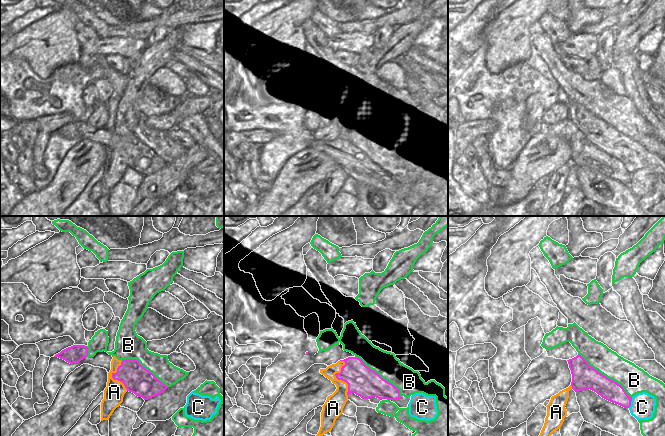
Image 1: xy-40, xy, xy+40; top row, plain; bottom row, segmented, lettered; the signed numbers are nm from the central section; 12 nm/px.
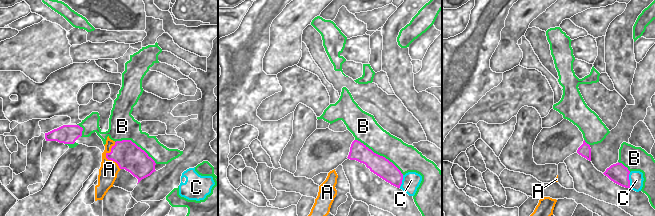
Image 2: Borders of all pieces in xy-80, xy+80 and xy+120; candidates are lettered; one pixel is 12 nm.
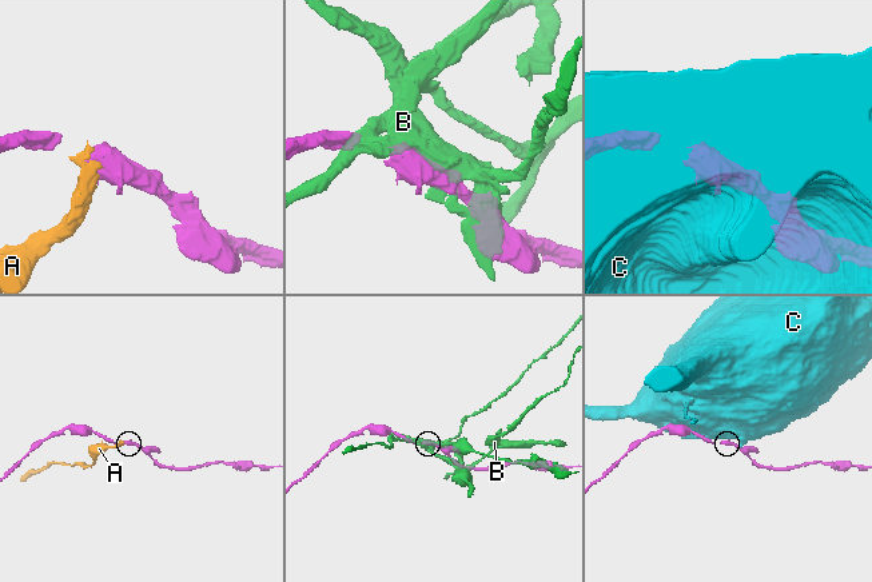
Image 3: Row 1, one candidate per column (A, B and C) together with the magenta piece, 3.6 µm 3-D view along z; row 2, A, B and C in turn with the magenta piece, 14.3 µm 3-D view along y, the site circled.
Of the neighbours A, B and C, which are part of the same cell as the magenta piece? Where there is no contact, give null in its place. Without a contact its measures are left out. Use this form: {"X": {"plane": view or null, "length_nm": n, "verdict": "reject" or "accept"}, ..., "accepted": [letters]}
{"A": {"plane": "xy", "length_nm": 460, "verdict": "reject"}, "B": {"plane": "xy+40", "length_nm": 850, "verdict": "reject"}, "C": {"plane": "xy+40", "length_nm": 140, "verdict": "reject"}, "accepted": []}

